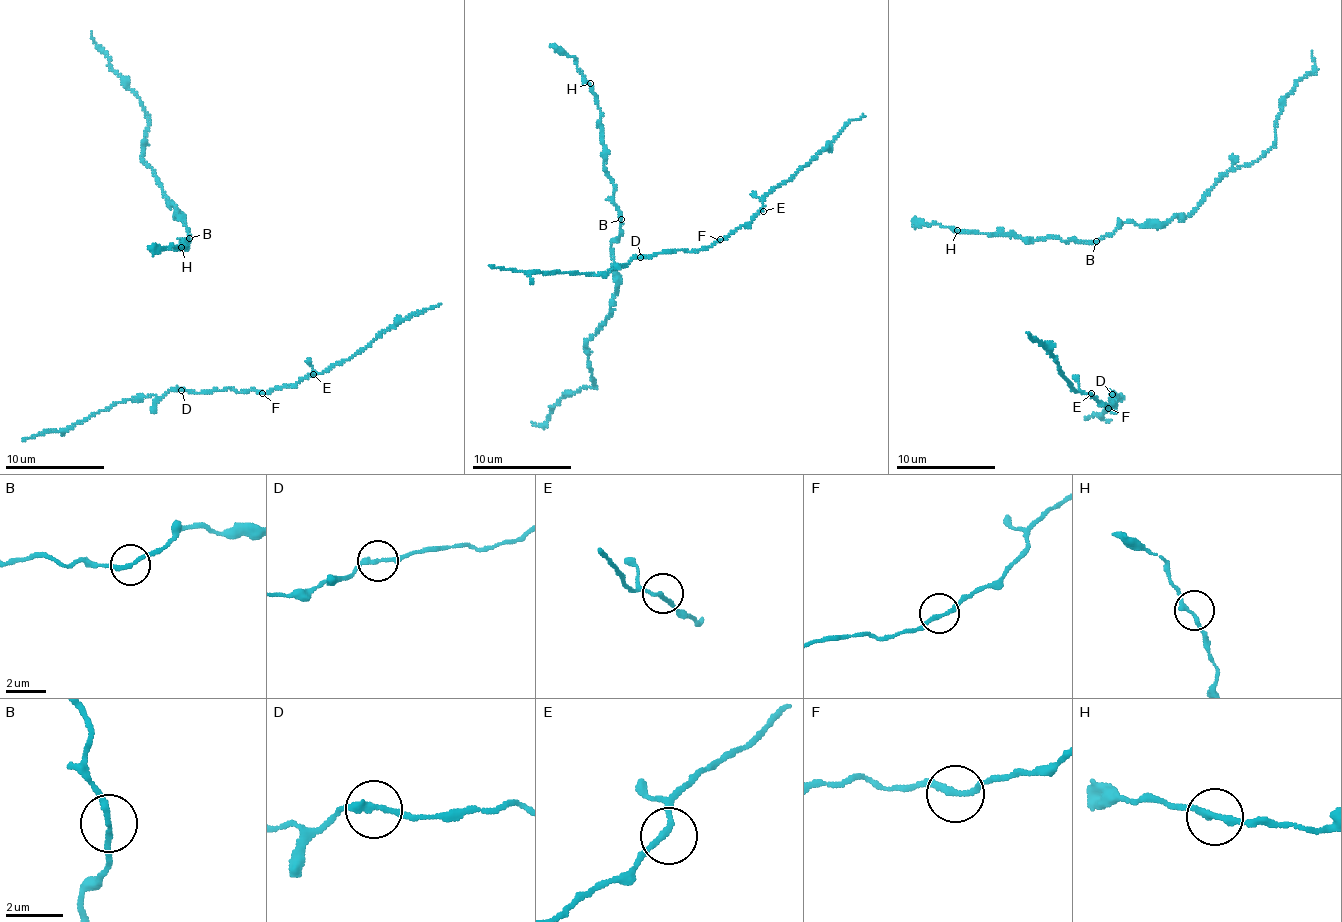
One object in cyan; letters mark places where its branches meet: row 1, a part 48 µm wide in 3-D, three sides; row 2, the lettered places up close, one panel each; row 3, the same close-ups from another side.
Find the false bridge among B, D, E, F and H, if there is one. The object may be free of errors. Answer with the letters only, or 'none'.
none

